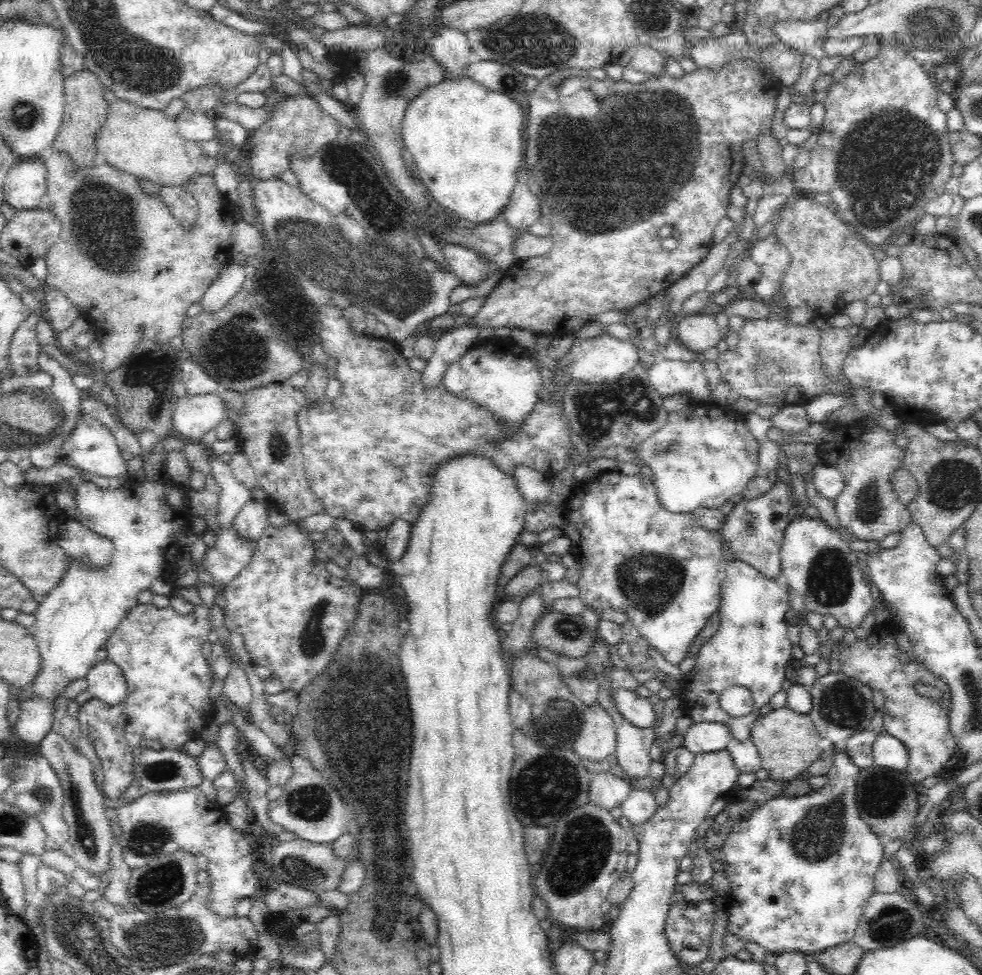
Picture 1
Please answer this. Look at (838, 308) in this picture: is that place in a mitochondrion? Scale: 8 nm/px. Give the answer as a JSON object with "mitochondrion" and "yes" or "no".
{"mitochondrion":"no"}

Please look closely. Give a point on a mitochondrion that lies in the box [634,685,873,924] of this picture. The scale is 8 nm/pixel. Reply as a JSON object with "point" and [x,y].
{"point":[818,836]}

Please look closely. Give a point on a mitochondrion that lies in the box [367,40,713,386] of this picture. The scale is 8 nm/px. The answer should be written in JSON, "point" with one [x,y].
{"point":[645,149]}

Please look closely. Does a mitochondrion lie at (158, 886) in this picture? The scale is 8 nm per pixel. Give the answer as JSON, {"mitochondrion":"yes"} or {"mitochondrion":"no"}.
{"mitochondrion":"yes"}

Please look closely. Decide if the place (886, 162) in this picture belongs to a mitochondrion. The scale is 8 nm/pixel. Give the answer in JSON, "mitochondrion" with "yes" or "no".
{"mitochondrion":"yes"}

